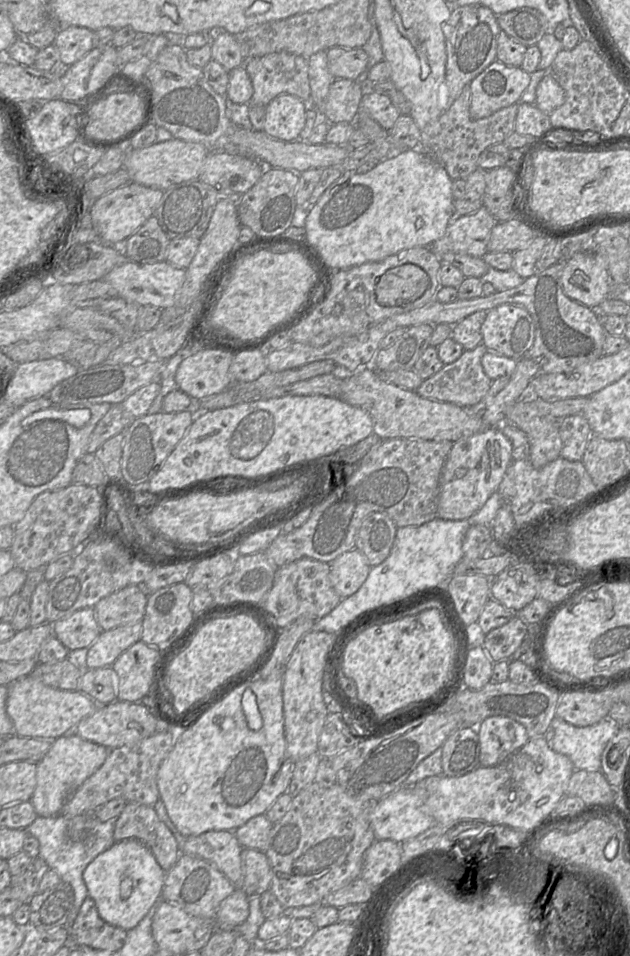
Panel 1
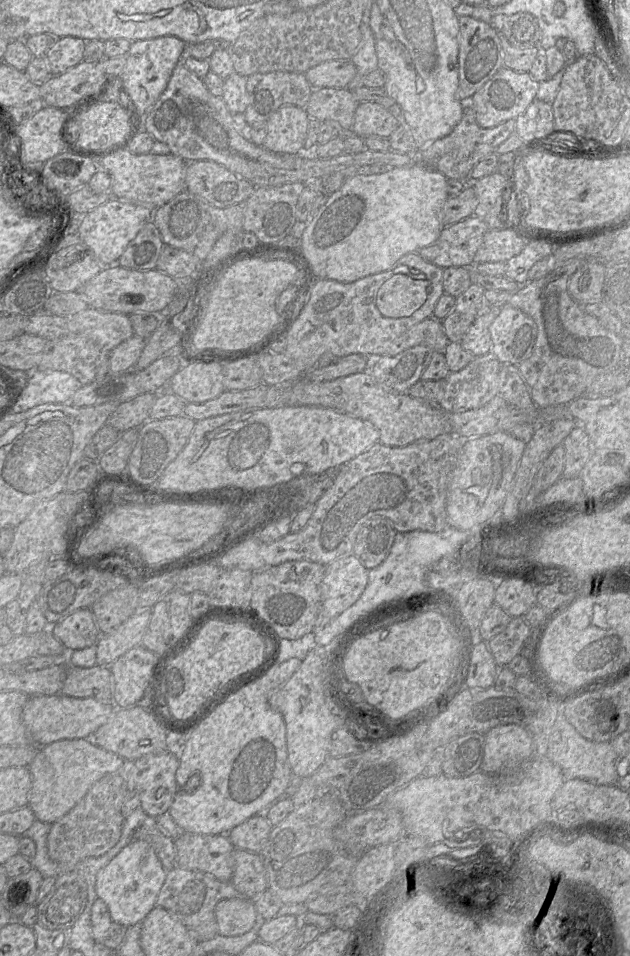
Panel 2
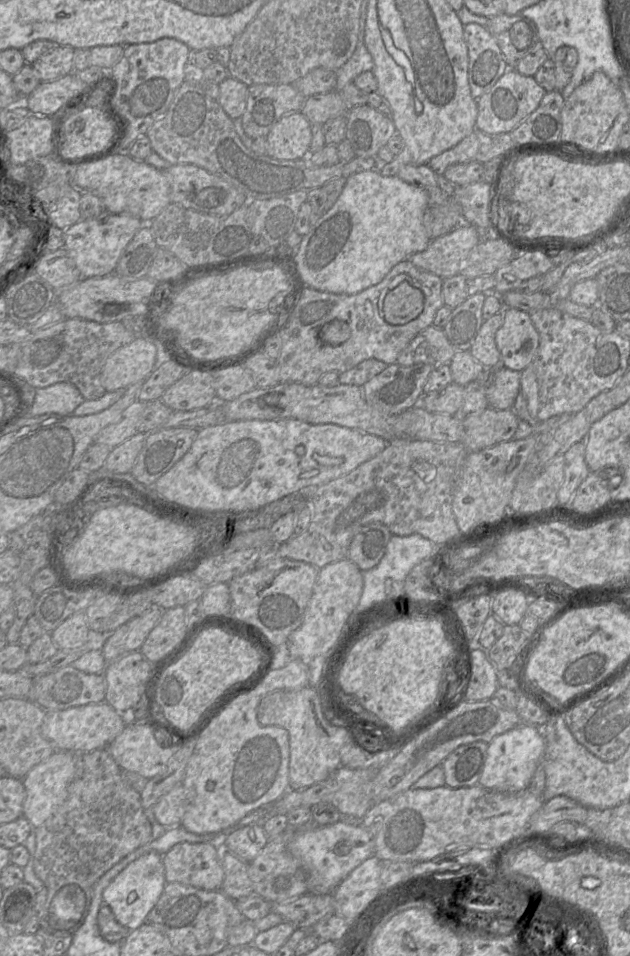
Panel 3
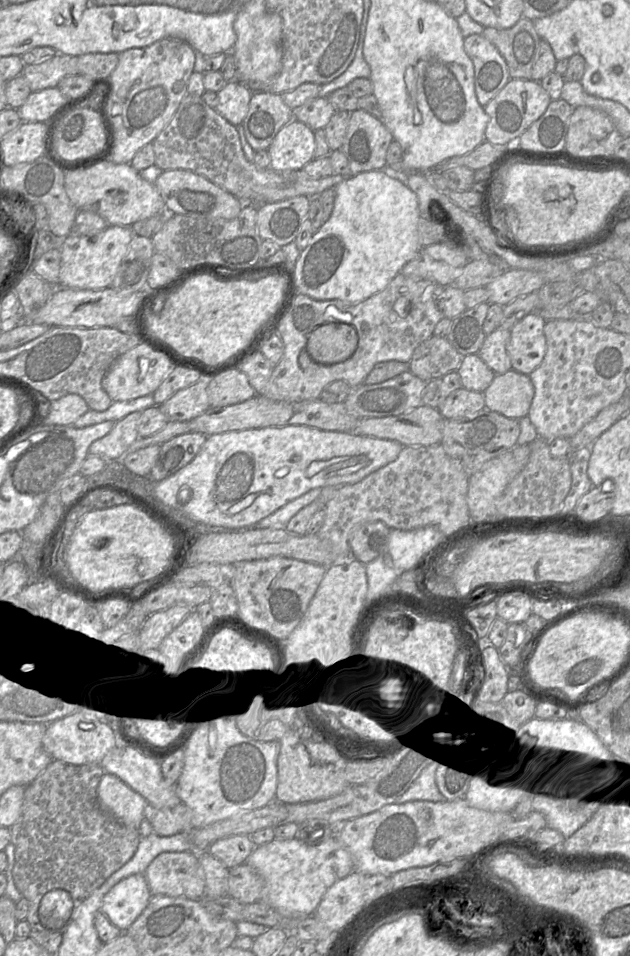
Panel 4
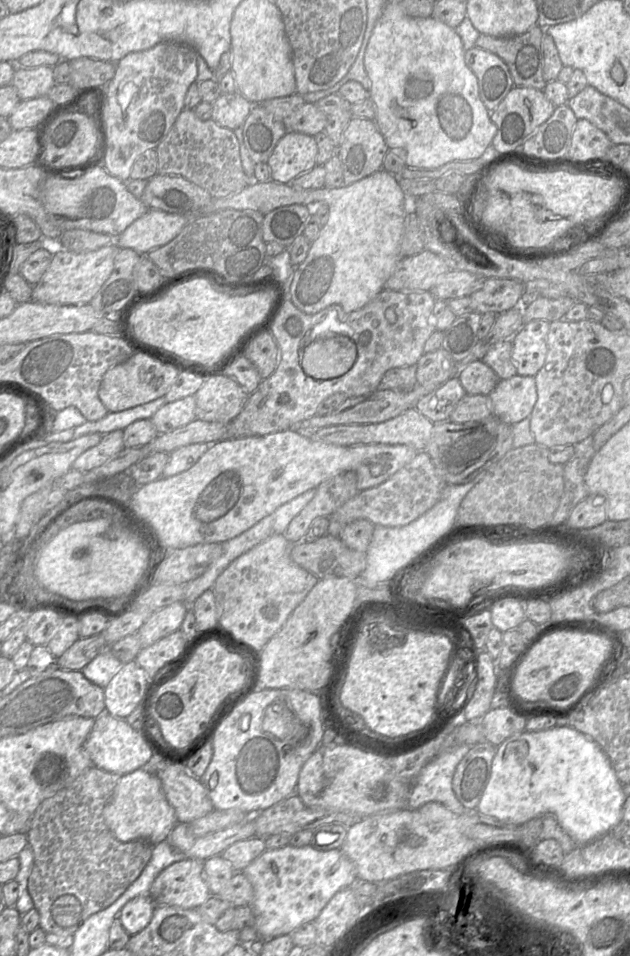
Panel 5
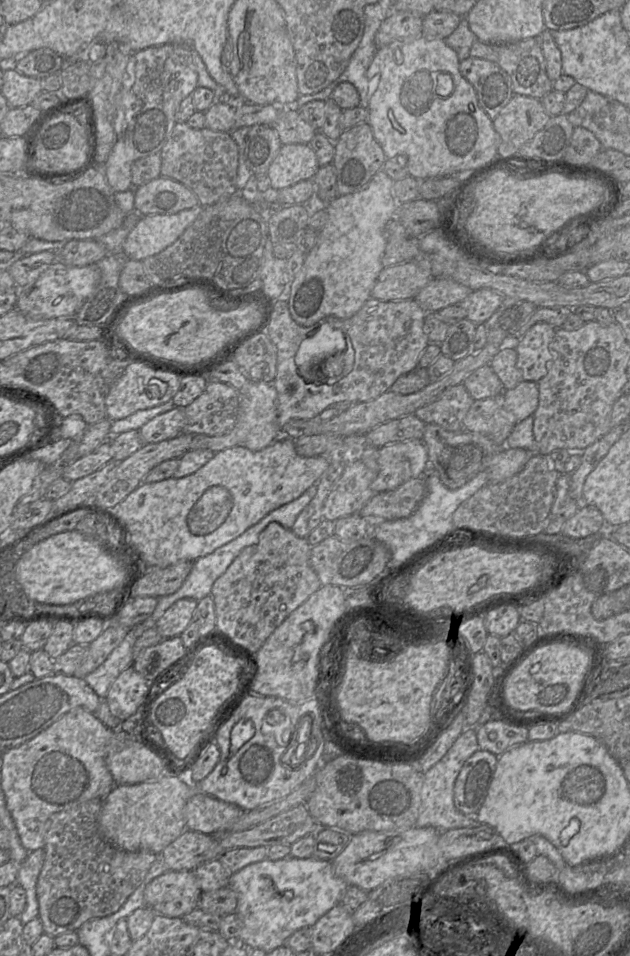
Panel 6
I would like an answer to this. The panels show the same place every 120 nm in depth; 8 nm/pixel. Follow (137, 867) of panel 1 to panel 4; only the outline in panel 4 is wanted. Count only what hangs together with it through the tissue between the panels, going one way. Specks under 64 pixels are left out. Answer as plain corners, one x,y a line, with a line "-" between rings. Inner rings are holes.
140,874
111,893
101,911
122,931
128,931
148,907
152,896
146,874

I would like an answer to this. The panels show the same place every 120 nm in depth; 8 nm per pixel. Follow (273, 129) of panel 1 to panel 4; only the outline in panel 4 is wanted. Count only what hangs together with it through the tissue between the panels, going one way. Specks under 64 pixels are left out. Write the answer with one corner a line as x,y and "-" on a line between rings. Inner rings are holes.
293,118
280,129
267,149
270,168
301,170
314,159
315,146
314,130

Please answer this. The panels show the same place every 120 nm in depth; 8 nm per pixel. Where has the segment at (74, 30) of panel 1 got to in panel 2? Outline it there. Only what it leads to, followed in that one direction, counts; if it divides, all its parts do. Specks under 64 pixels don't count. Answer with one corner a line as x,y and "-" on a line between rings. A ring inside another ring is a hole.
72,36
57,39
56,43
45,53
50,75
56,76
77,66
83,61
86,41

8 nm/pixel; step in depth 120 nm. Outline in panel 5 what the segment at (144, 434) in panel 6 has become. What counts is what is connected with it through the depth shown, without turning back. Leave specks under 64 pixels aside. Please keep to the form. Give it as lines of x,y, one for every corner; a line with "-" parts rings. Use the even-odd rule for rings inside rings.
190,395
164,404
150,420
158,434
165,434
196,419
195,410
195,397

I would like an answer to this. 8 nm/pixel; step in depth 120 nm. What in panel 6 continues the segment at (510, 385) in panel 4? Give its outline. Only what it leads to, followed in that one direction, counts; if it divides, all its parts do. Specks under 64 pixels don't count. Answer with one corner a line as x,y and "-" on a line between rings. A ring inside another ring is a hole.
520,382
514,389
502,393
506,407
515,415
518,422
533,415
539,404
537,382

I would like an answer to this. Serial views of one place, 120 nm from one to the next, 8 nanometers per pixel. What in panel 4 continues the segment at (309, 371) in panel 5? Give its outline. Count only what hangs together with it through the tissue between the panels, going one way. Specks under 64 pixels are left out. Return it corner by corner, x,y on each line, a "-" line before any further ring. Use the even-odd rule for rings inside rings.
328,323
316,327
309,334
306,350
314,362
334,365
348,360
357,346
358,336
352,325

